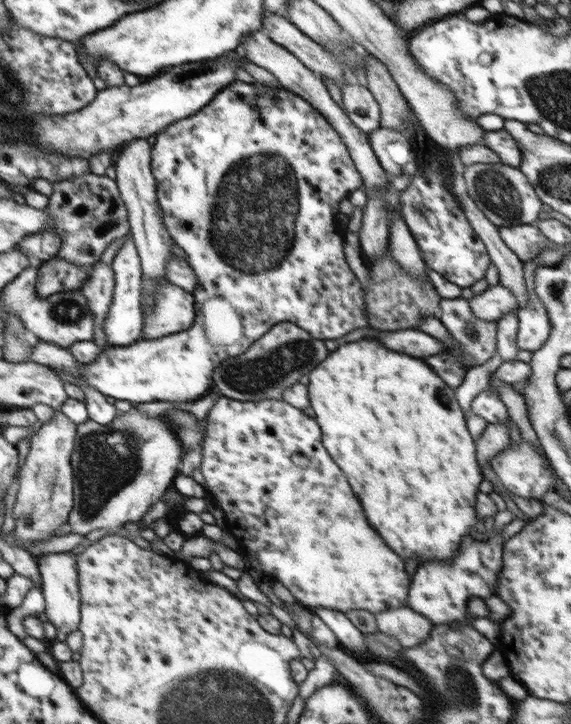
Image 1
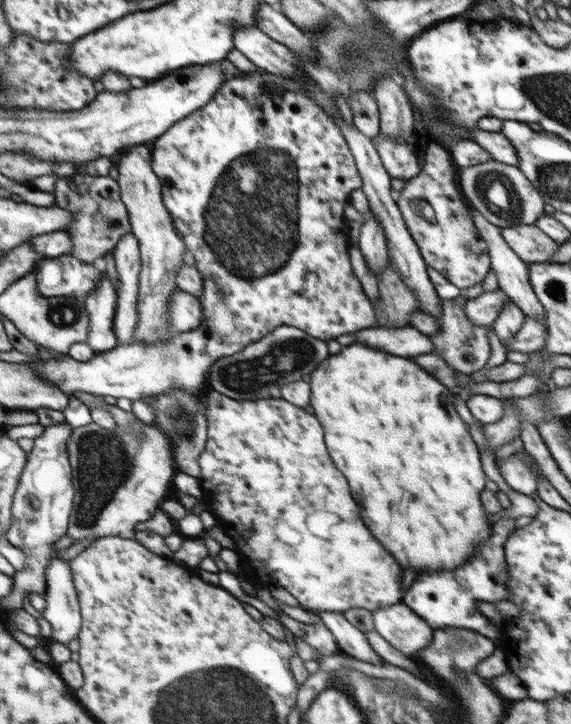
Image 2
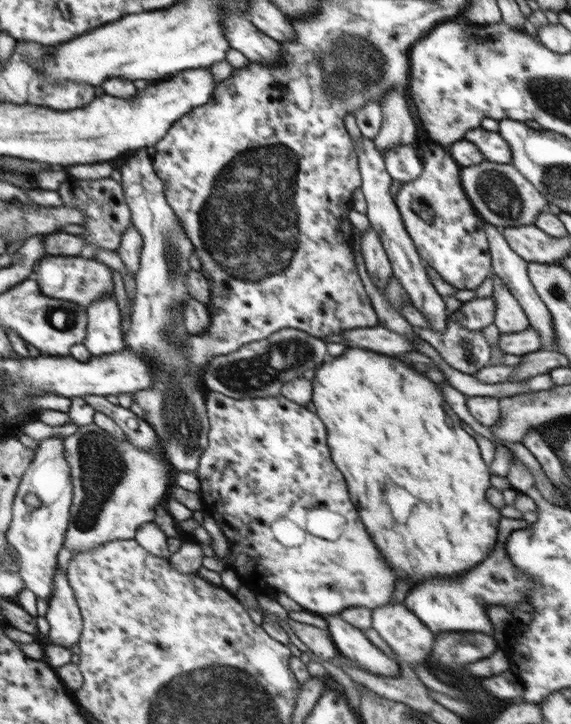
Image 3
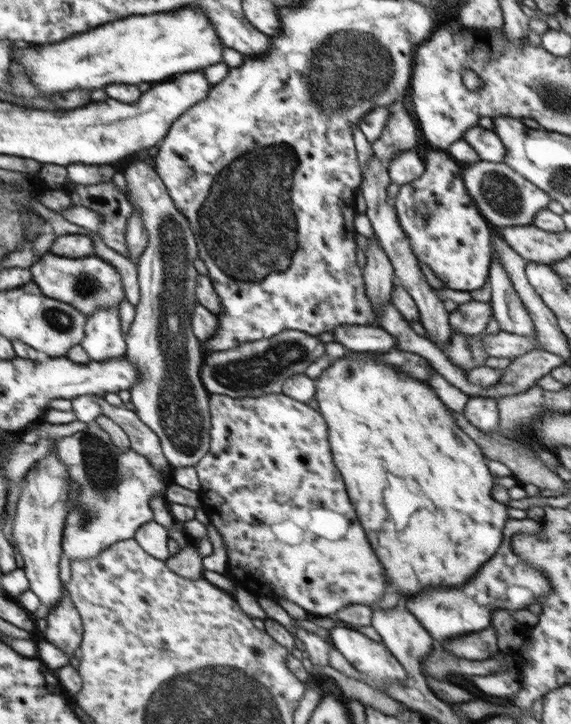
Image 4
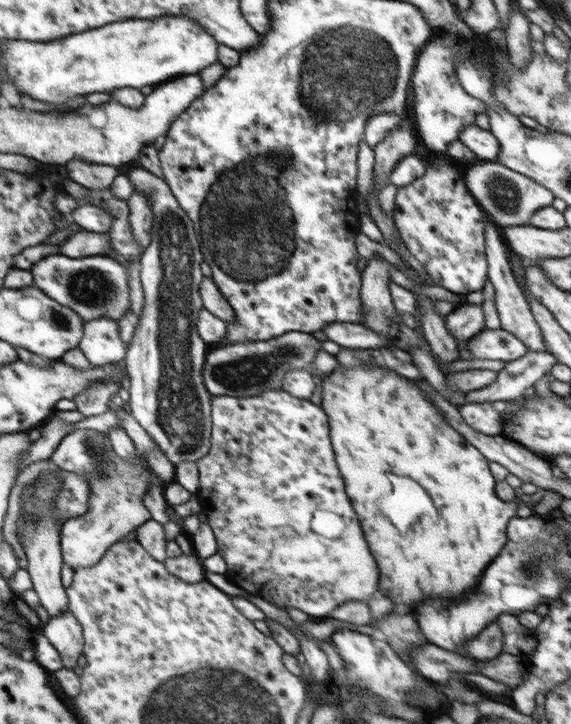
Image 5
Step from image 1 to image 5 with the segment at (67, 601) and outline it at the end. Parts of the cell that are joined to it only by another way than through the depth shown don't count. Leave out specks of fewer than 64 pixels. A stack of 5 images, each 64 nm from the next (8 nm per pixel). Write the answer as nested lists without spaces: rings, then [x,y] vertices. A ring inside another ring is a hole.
[[[70,609],[50,617],[47,624],[43,625],[43,635],[61,654],[63,666],[74,669],[85,642],[82,640],[82,625]]]

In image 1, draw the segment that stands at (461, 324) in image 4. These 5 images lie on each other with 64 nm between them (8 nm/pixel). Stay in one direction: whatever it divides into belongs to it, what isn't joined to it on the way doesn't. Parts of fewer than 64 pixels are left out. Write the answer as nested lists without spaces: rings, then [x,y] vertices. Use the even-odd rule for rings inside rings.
[[[498,283],[469,300],[474,316],[482,320],[497,321],[502,315],[518,308],[515,296]]]

